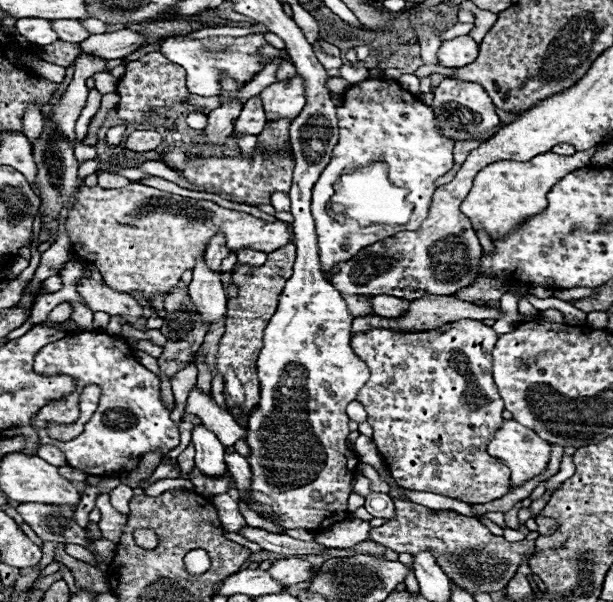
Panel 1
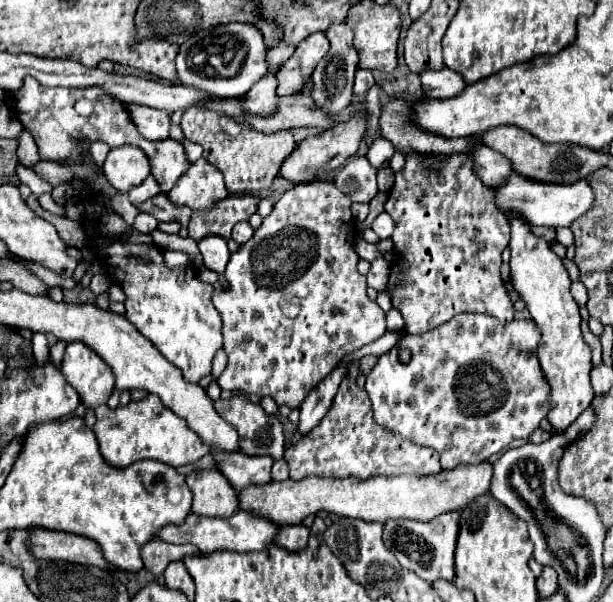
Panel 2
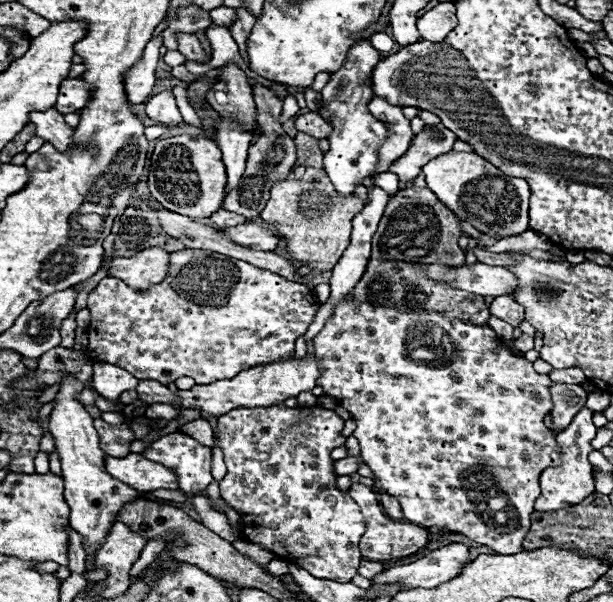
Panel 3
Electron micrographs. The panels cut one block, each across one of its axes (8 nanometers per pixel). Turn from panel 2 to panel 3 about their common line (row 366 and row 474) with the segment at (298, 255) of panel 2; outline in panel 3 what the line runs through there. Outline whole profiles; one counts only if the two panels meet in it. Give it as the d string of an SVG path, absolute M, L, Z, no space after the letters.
M318 406L310 408L236 408L218 420L218 446L224 452L228 466L226 476L220 480L220 494L240 514L244 536L252 544L272 550L288 562L308 570L316 578L328 578L336 582L350 582L360 566L358 542L364 534L364 516L358 504L336 488L334 460L330 452L344 446L346 438L340 434L344 420Z

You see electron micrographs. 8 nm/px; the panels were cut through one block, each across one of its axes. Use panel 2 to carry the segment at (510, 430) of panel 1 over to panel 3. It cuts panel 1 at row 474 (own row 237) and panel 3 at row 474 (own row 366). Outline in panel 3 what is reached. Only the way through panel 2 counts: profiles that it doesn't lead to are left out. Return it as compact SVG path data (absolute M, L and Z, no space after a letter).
M582 408L576 418L572 420L572 424L568 428L564 428L562 432L556 434L556 440L562 448L562 464L556 468L546 468L540 476L540 488L542 494L538 496L534 508L538 512L548 512L548 510L560 510L560 508L568 508L574 504L580 504L588 494L594 492L594 480L592 480L592 464L588 462L588 454L594 450L592 448L592 440L596 436L596 426L592 424L592 410Z

